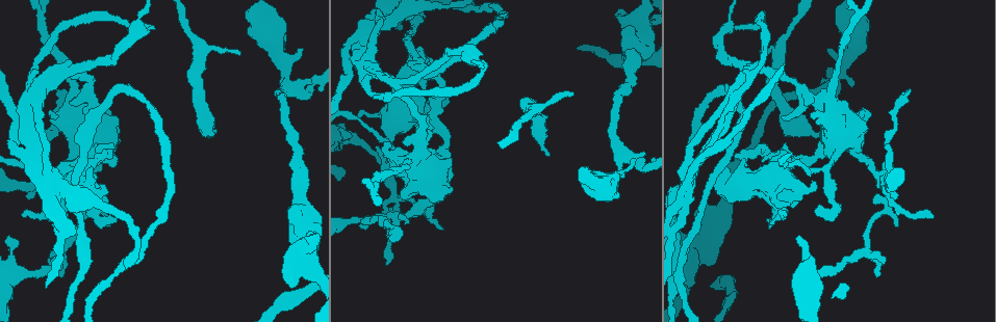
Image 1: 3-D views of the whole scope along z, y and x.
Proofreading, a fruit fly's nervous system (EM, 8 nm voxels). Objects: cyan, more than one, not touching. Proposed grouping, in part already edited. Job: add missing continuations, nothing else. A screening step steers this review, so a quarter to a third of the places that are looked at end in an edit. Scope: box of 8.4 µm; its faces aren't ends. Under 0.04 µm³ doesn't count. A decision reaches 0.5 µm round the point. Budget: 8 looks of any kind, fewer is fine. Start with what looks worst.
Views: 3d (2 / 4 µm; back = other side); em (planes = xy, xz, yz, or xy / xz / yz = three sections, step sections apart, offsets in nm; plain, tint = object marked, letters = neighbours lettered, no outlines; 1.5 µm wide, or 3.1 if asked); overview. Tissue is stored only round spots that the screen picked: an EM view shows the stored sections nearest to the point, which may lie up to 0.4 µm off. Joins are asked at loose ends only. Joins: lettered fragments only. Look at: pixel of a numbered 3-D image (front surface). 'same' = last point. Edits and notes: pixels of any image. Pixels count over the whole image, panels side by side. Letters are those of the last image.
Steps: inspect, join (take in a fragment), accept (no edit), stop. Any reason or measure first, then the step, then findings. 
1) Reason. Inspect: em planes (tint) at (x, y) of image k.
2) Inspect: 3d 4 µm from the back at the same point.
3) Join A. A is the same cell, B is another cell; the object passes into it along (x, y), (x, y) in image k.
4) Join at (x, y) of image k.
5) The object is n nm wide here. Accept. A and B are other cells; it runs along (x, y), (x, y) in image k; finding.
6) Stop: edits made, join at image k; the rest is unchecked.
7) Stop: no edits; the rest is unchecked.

Tapers out. Inspect: em yz step 4 (tint) at (785, 215) of image 1.

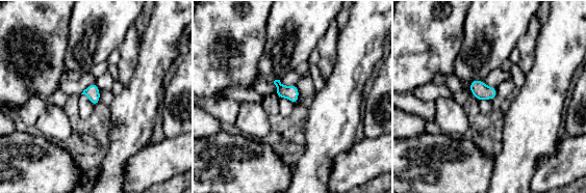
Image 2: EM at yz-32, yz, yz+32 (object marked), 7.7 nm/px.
Another direction. Inspect: em xz step 8 (tint) at the same point.

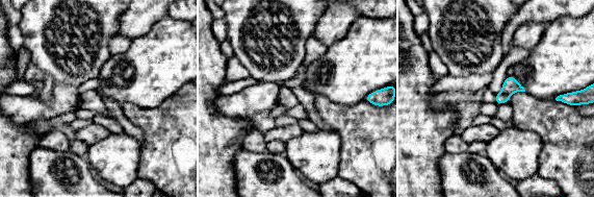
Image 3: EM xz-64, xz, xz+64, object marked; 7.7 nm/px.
What lies round it. Inspect: em xz step 8 (letters) at the same point.

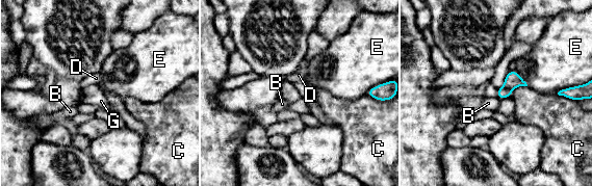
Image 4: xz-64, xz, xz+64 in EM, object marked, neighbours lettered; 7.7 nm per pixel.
Accept. B, C, D, E and G are other cells; none of them fits.

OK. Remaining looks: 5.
Stops while still wide. Inspect: em planes (tint) at (246, 14) of image 1.

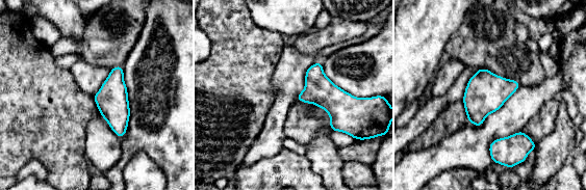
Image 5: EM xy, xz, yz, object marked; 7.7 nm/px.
See the neighbours. Inspect: em planes (letters) at the same point.

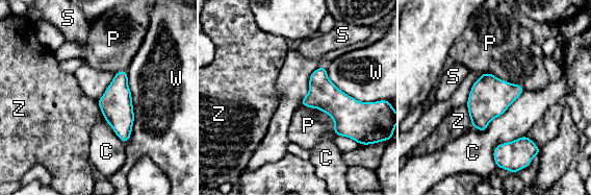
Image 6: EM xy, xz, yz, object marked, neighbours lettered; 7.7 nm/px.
Accept. C, P, S, W and Z are other cells; a border runs along (465, 105), (471, 125) in image 6; no lettered fragment goes on from it.

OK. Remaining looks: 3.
Thin end. Inspect: em xy step 4 (letters) at (237, 50) of image 1.

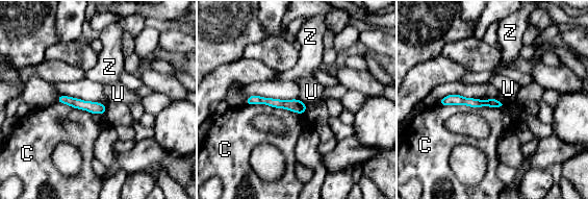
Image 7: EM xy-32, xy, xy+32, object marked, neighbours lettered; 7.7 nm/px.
Inspect: em planes (letters) at the same point.

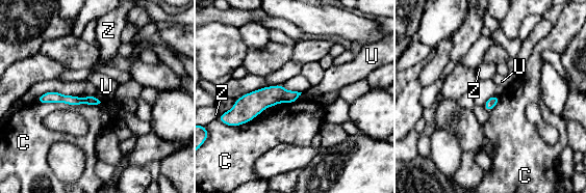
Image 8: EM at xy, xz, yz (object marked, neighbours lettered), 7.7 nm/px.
Accept. C, U and Z are other cells; it runs along (296, 94), (265, 97), (234, 113) in image 8; none of them fits.

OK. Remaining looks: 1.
Stop: no edits; the rest is unchecked.

